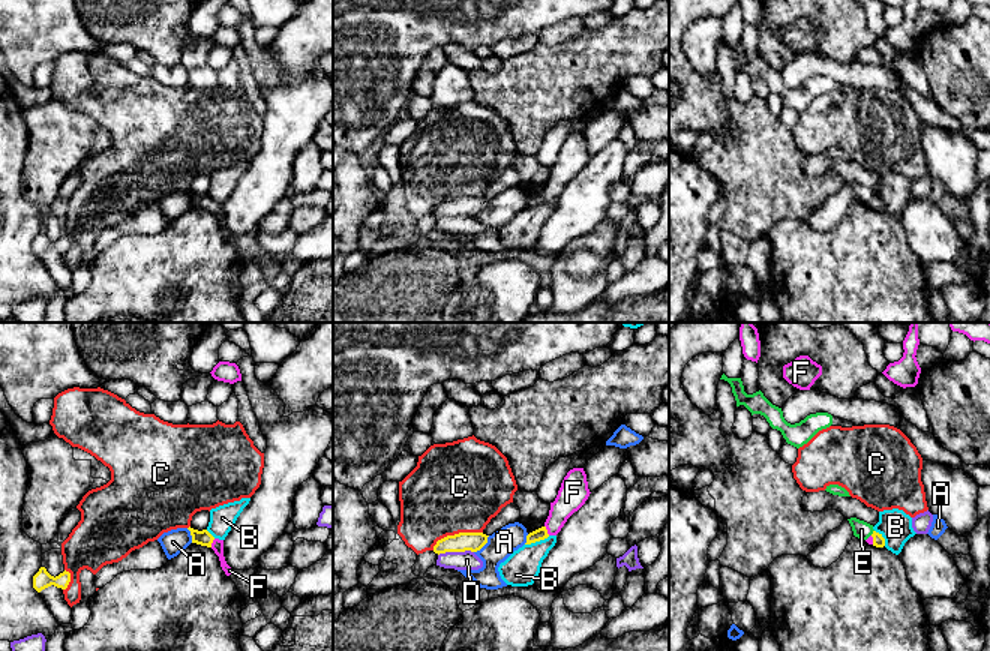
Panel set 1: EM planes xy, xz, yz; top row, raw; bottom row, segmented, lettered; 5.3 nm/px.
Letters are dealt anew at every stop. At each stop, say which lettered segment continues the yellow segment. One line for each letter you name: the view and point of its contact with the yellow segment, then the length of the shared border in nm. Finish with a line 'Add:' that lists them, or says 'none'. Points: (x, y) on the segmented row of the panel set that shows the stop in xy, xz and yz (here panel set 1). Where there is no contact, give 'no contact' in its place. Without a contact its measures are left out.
F: meets yellow in xz at (546, 530); contact 60 nm long
Add: F

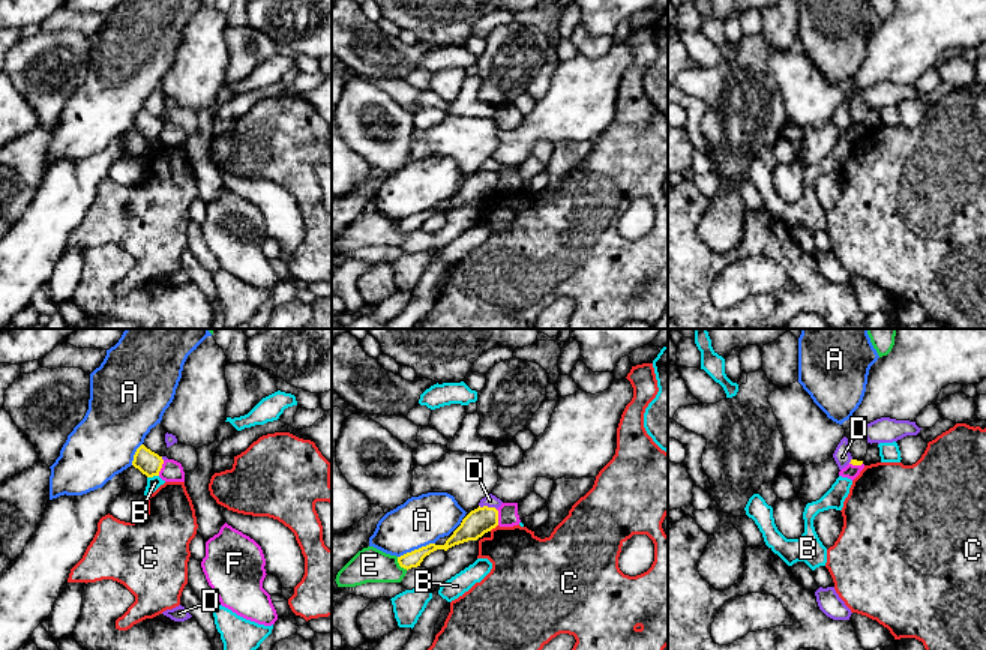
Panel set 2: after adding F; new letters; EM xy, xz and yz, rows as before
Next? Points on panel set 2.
D: meets yellow in xz at (486, 506); contact 100 nm long
Add: D

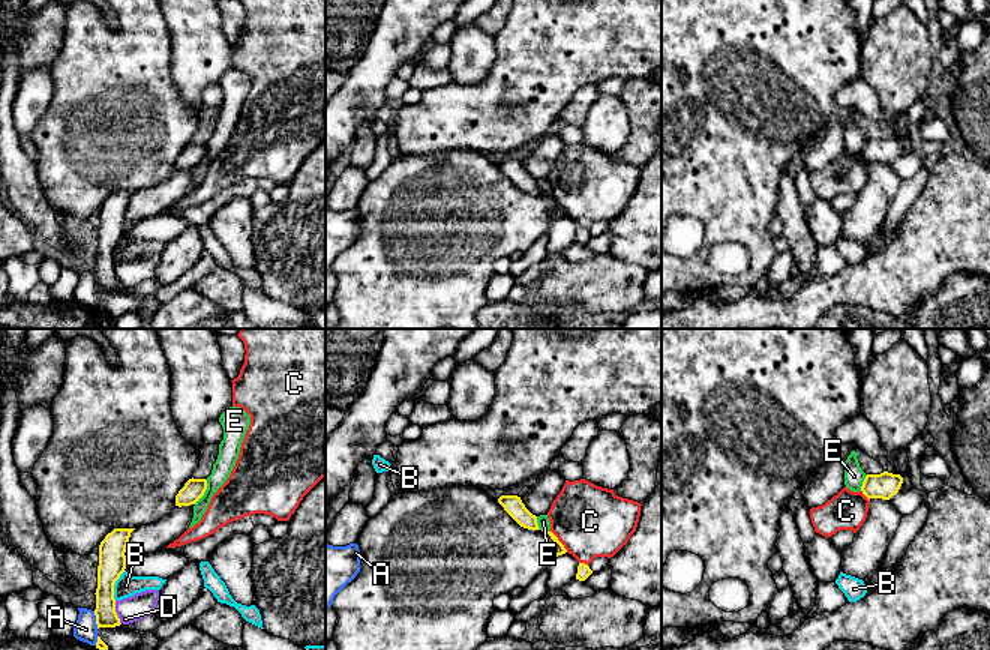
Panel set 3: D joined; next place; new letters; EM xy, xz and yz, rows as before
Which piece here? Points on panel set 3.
Add: none

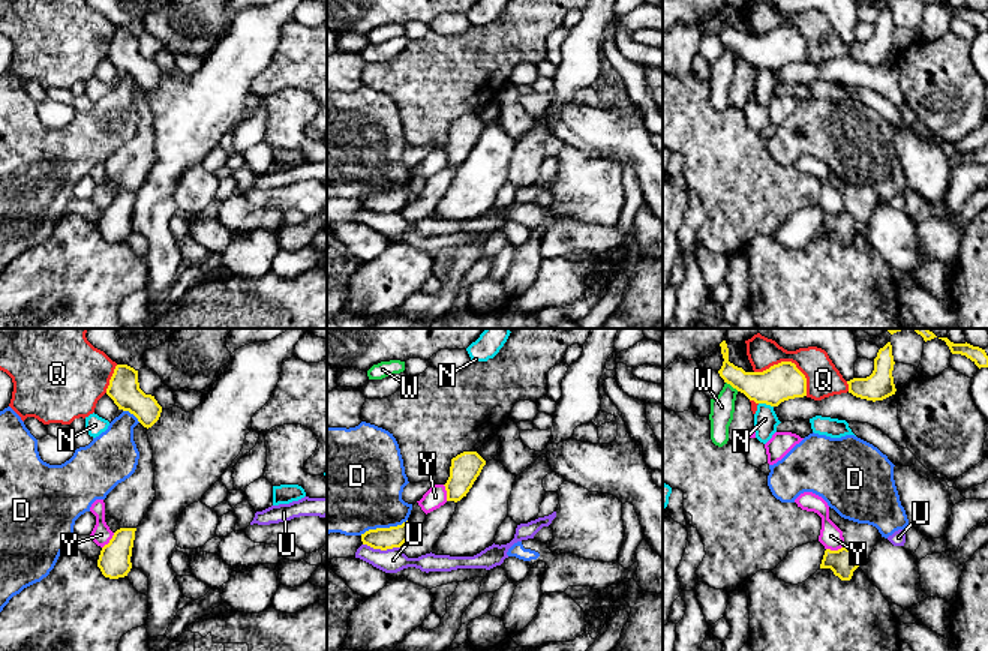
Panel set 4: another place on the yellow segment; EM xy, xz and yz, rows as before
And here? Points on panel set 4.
Add: none

